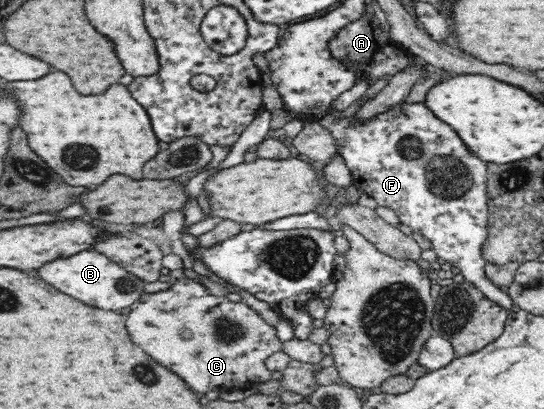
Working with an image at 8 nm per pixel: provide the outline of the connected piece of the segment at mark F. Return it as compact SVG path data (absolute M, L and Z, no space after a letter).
M424 103L401 104L391 111L380 115L366 124L354 124L354 117L343 121L334 121L332 112L320 117L318 123L332 135L341 158L349 168L353 185L366 195L373 197L377 205L394 209L402 224L415 233L432 242L438 257L448 261L455 272L461 272L465 281L470 282L486 299L512 312L514 300L488 276L484 267L487 264L482 257L481 248L486 241L488 210L486 163L476 159L458 134L446 123L440 122Z

